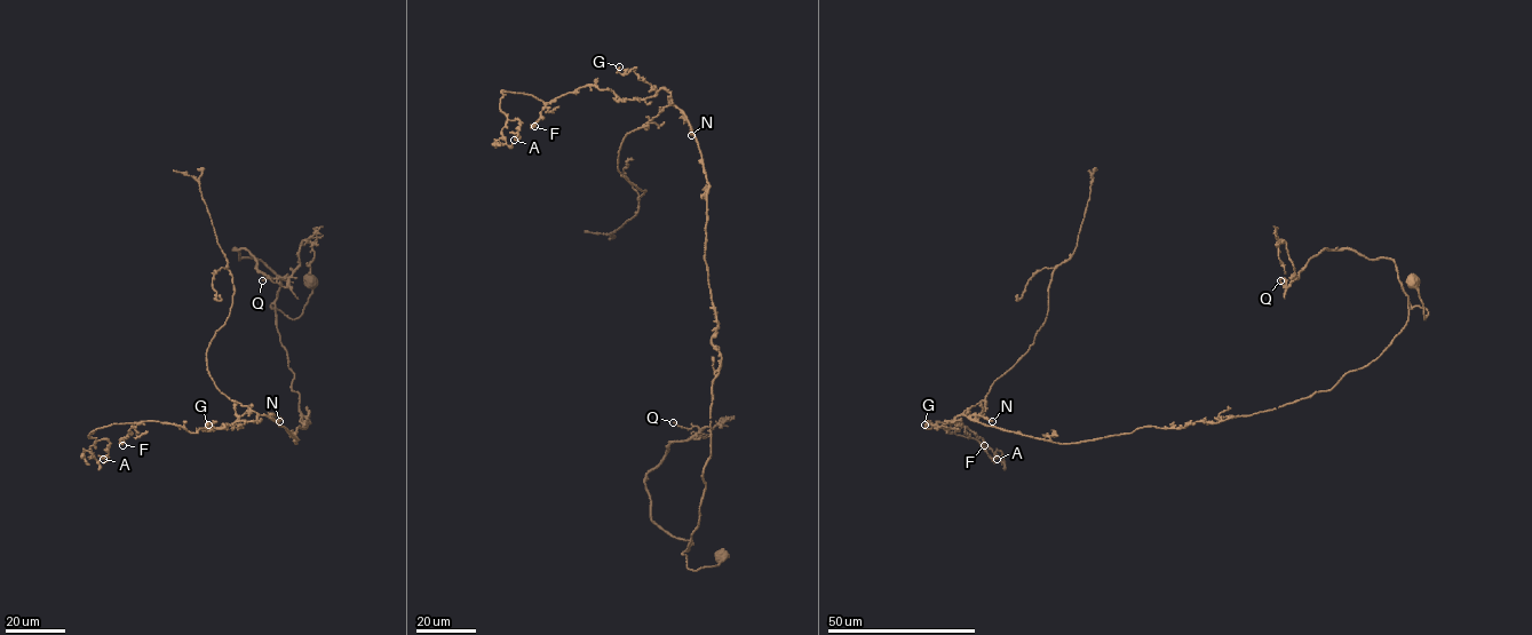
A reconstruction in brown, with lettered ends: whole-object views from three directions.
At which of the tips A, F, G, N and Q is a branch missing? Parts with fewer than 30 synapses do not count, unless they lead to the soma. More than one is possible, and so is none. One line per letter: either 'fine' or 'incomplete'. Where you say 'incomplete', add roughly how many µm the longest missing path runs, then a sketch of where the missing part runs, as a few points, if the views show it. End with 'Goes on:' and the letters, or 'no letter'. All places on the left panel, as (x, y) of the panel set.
A: fine
F: fine
G: fine
N: fine
Q: fine
Goes on: no letter

